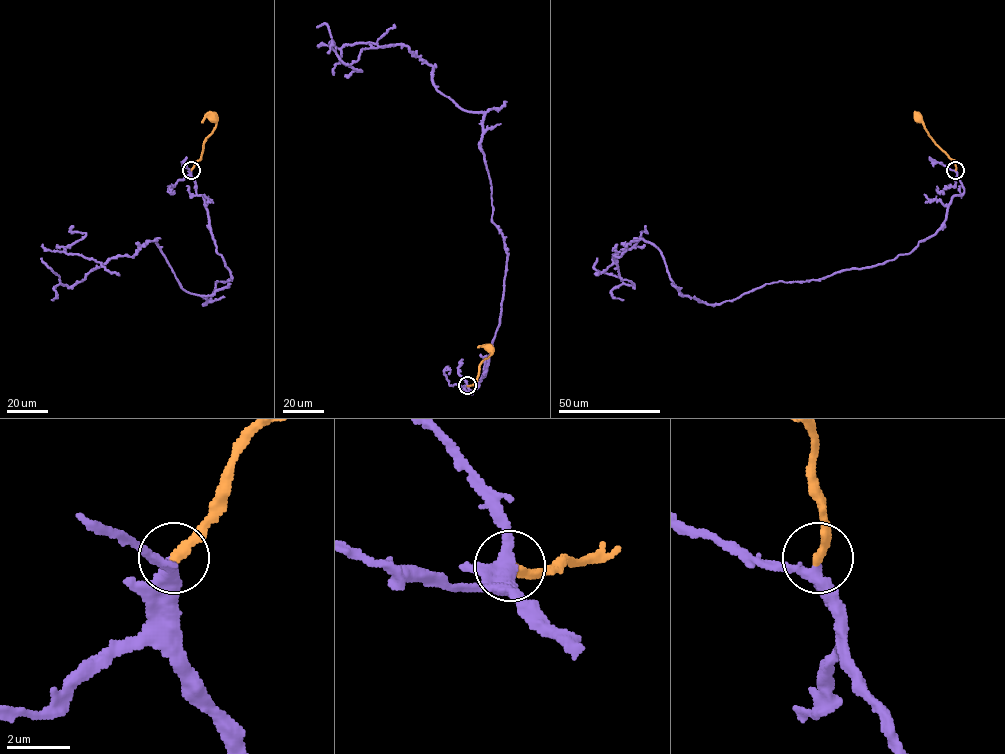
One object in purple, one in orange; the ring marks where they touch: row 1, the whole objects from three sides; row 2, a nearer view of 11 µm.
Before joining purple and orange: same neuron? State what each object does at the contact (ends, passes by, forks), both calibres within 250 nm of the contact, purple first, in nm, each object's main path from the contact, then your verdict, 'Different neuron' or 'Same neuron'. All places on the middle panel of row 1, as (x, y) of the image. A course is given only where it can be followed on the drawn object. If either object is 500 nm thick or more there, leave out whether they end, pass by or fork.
At the ring purple passes by. At the ring orange ends. Thickness 360 nm (purple) against 320 nm. Course of purple: (467, 385), (488, 364), (507, 260), (484, 114), (438, 91), (407, 46), (344, 64), (317, 27). Course of orange: (467, 385), (476, 383), (479, 365), (491, 354), (490, 348). Same neuron

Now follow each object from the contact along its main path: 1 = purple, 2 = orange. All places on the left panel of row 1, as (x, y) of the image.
1: (191, 169), (231, 275), (215, 282), (204, 305), (208, 296), (181, 288), (156, 238), (68, 286), (41, 258)
2: (191, 169), (200, 159), (205, 140), (215, 126), (214, 117)

